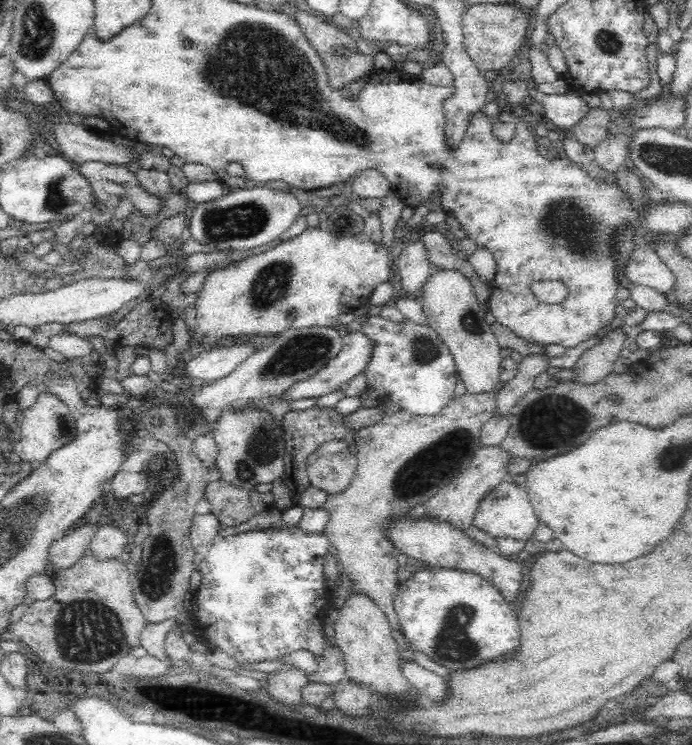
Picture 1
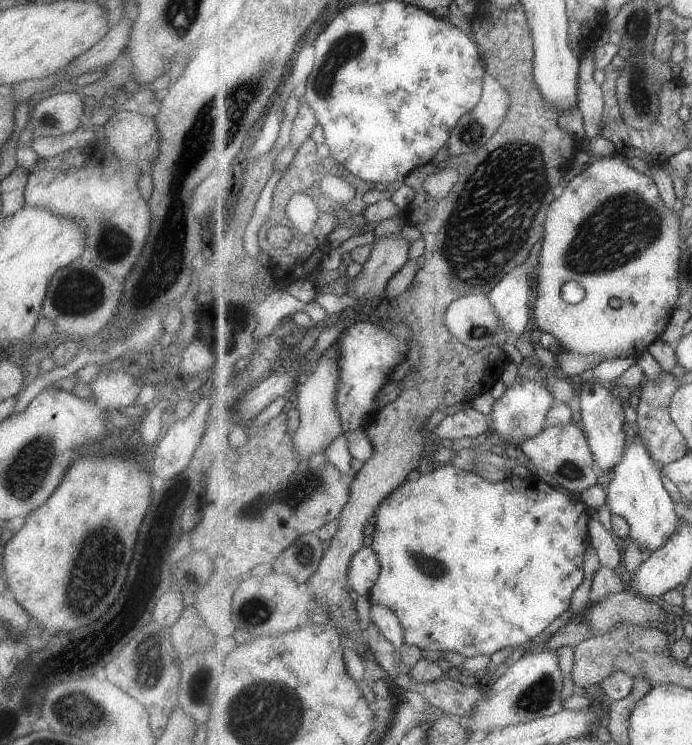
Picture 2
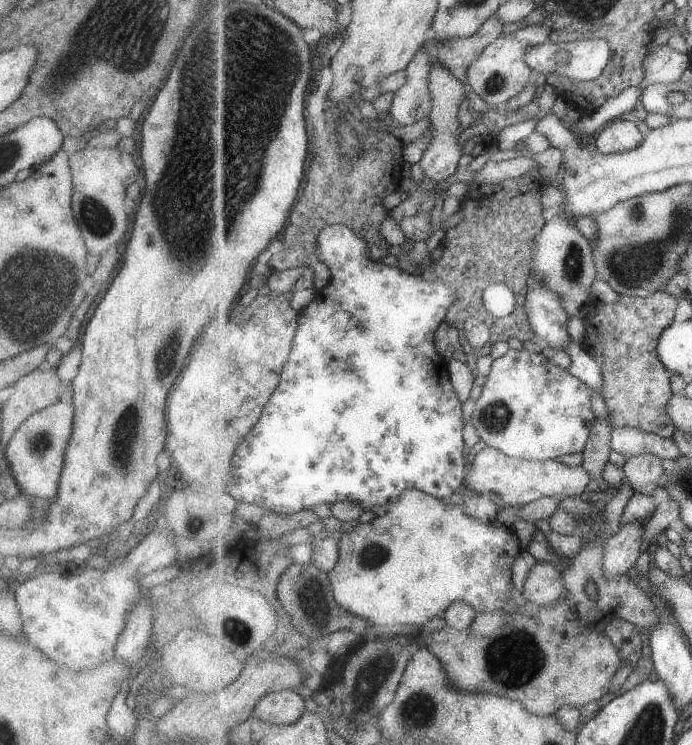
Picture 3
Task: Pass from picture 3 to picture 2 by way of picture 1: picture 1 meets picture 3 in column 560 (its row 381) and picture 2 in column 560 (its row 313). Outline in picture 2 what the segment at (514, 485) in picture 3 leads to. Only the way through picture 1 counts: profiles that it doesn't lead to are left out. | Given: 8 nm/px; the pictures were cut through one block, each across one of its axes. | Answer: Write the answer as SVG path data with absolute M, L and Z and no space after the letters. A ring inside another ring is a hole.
M574 422L549 425L539 436L524 441L521 449L532 464L545 470L554 483L558 483L569 492L581 494L583 490L587 490L595 484L604 484L588 436Z

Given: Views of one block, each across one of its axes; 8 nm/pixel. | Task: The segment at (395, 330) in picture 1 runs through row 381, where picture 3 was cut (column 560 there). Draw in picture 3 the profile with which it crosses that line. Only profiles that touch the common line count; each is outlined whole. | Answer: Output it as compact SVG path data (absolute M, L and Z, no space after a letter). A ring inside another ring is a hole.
M509 348L505 355L493 361L474 406L471 422L480 437L480 445L492 446L511 458L529 461L553 460L563 454L582 455L597 420L590 386L569 374L566 368L557 366L545 354L532 353L525 348Z

